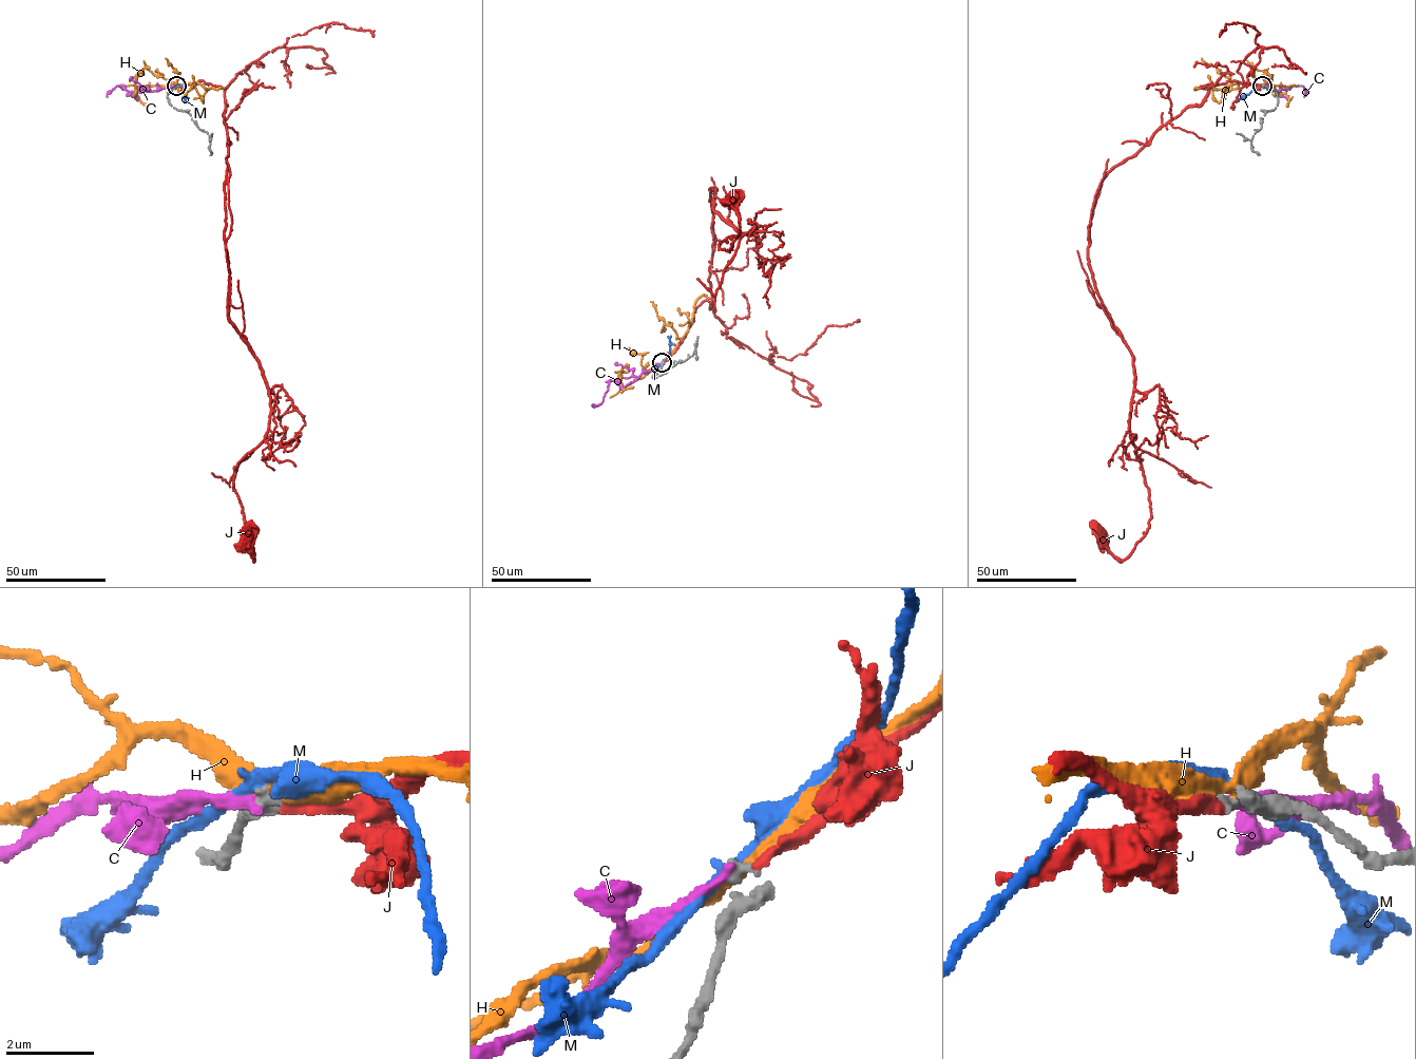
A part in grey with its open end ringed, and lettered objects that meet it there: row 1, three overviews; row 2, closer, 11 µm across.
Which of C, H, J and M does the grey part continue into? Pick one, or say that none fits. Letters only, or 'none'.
none

